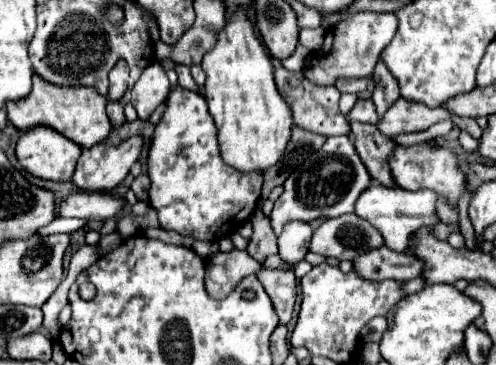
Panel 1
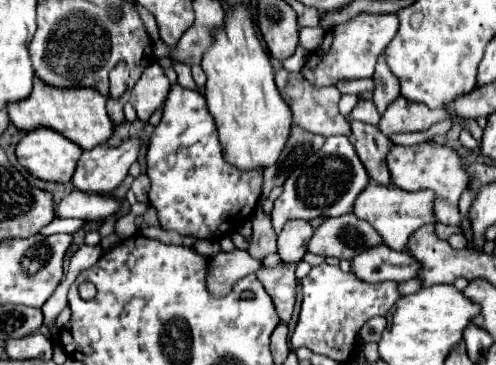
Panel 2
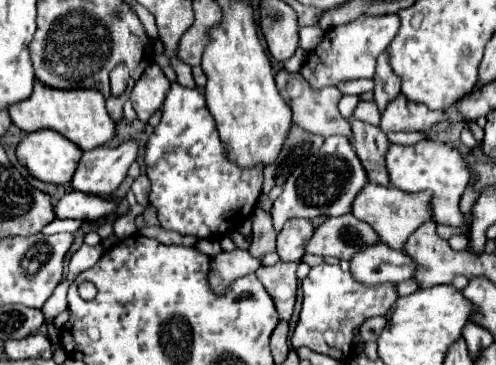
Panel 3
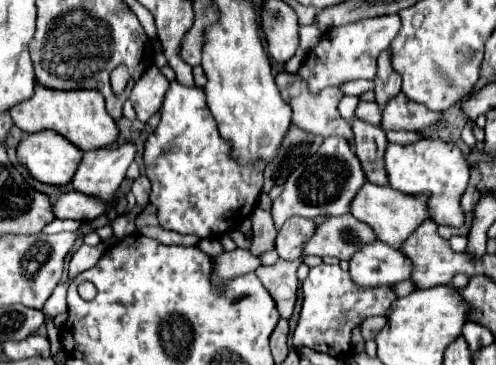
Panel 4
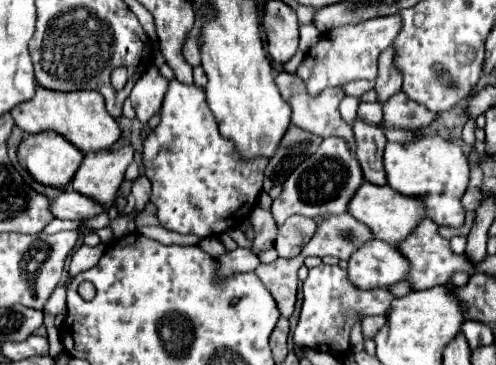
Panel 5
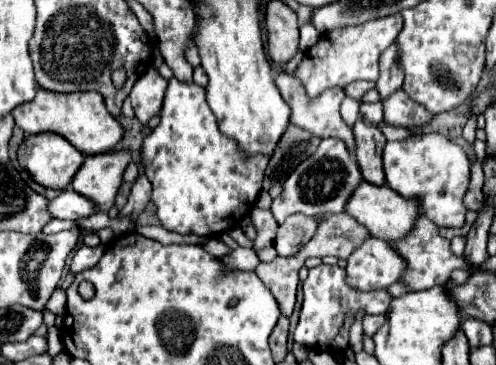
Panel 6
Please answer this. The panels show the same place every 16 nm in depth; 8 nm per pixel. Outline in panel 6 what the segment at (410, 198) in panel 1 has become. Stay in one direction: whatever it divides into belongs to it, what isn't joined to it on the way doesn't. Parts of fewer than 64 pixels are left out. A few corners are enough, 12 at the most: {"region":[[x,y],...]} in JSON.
{"region":[[362,180],[344,206],[372,236],[396,240],[416,202]]}

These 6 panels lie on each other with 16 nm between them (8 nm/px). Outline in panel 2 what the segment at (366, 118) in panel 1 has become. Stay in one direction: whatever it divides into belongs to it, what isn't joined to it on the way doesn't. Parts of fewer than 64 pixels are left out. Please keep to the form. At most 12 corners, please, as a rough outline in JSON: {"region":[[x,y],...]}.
{"region":[[360,100],[350,120],[378,124],[380,114],[372,100]]}

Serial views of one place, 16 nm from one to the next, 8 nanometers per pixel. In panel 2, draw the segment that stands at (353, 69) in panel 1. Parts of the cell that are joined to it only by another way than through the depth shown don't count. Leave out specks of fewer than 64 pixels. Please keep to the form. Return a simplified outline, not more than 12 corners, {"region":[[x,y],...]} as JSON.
{"region":[[364,14],[330,28],[308,54],[314,86],[372,78],[398,16]]}

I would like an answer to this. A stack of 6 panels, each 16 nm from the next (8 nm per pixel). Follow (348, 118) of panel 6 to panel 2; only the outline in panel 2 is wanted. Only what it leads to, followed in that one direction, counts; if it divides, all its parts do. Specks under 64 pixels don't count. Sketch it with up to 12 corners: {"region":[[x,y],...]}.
{"region":[[343,94],[339,101],[339,111],[347,118],[359,97]]}

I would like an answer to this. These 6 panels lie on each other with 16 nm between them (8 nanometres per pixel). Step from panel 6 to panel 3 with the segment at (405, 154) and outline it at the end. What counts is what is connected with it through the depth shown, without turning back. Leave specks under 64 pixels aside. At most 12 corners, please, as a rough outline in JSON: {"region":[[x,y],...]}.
{"region":[[438,140],[390,144],[390,186],[432,192],[436,224],[462,226],[468,168]]}

